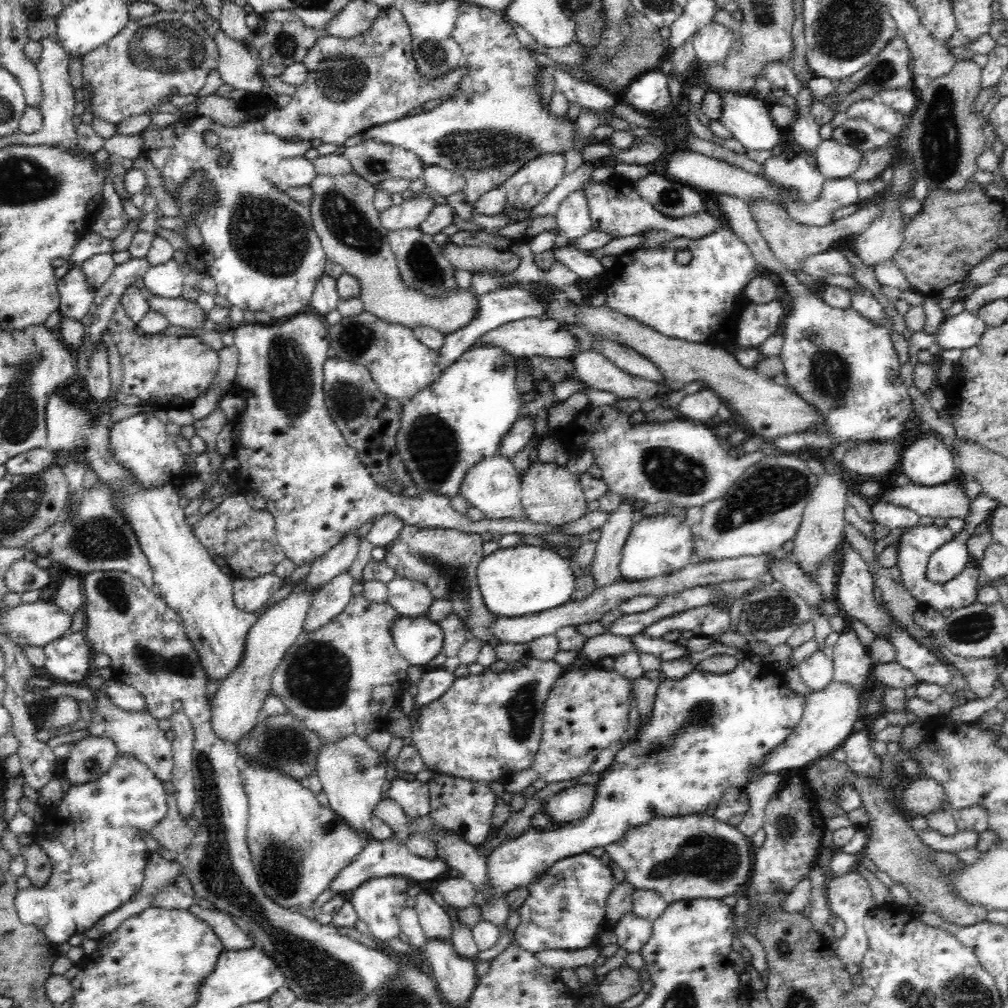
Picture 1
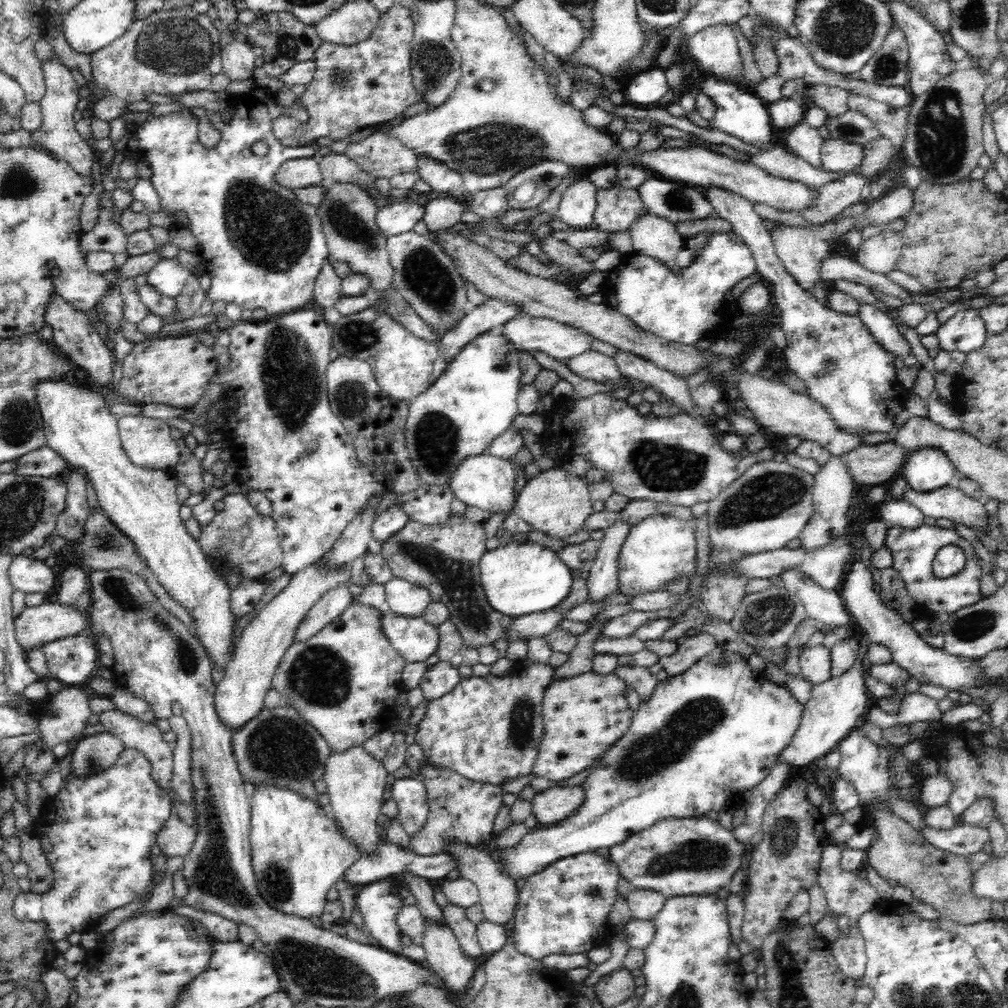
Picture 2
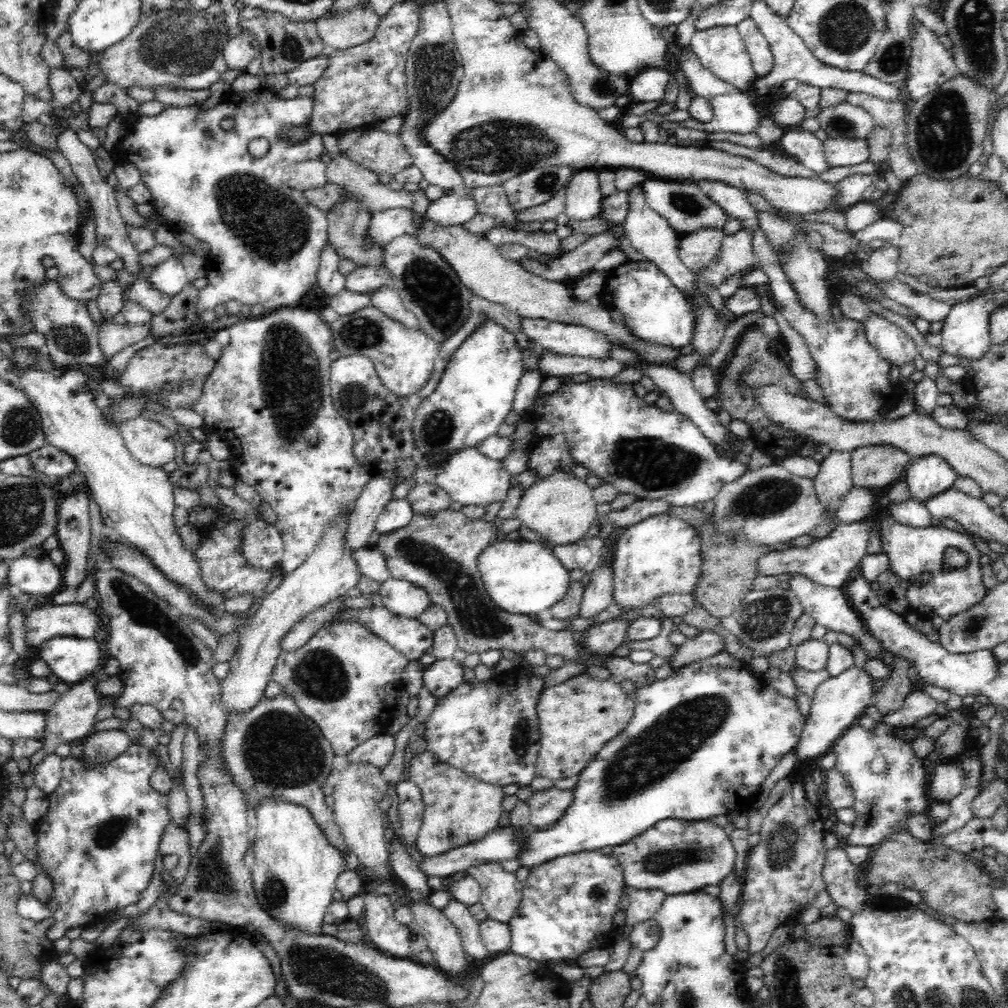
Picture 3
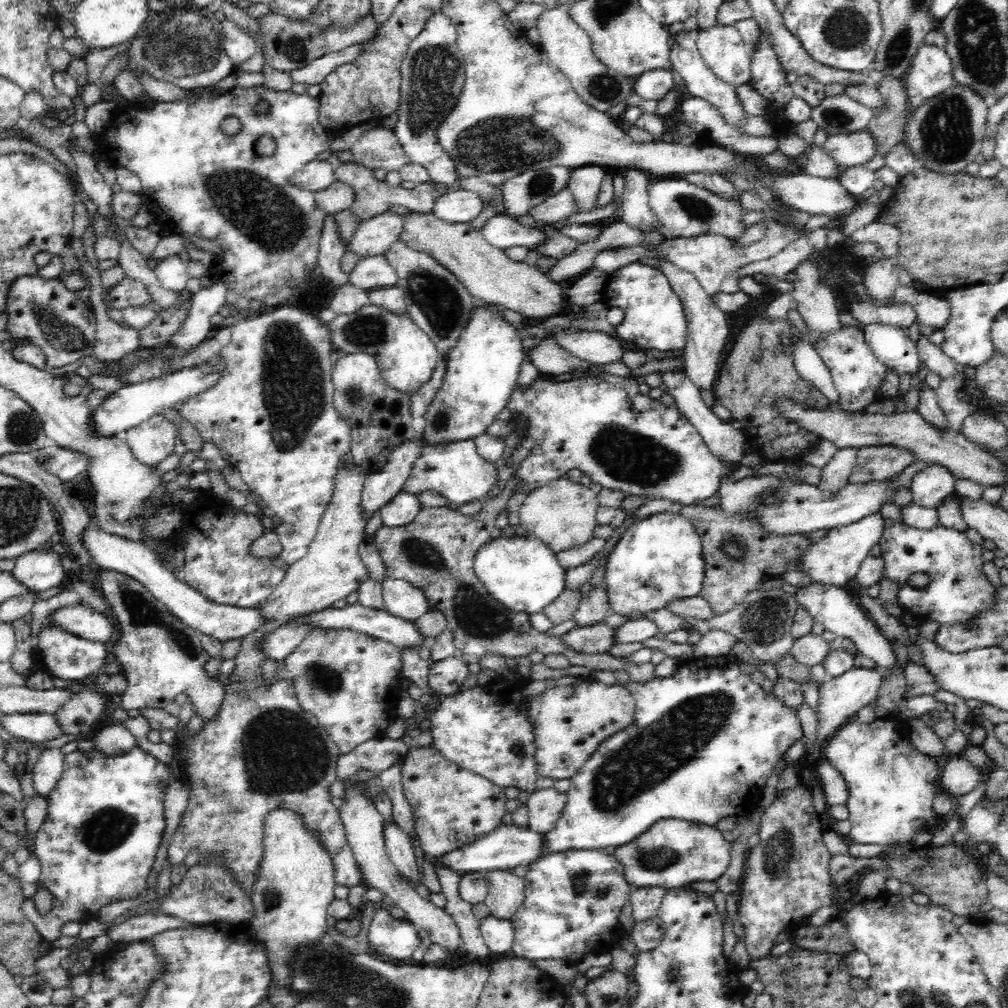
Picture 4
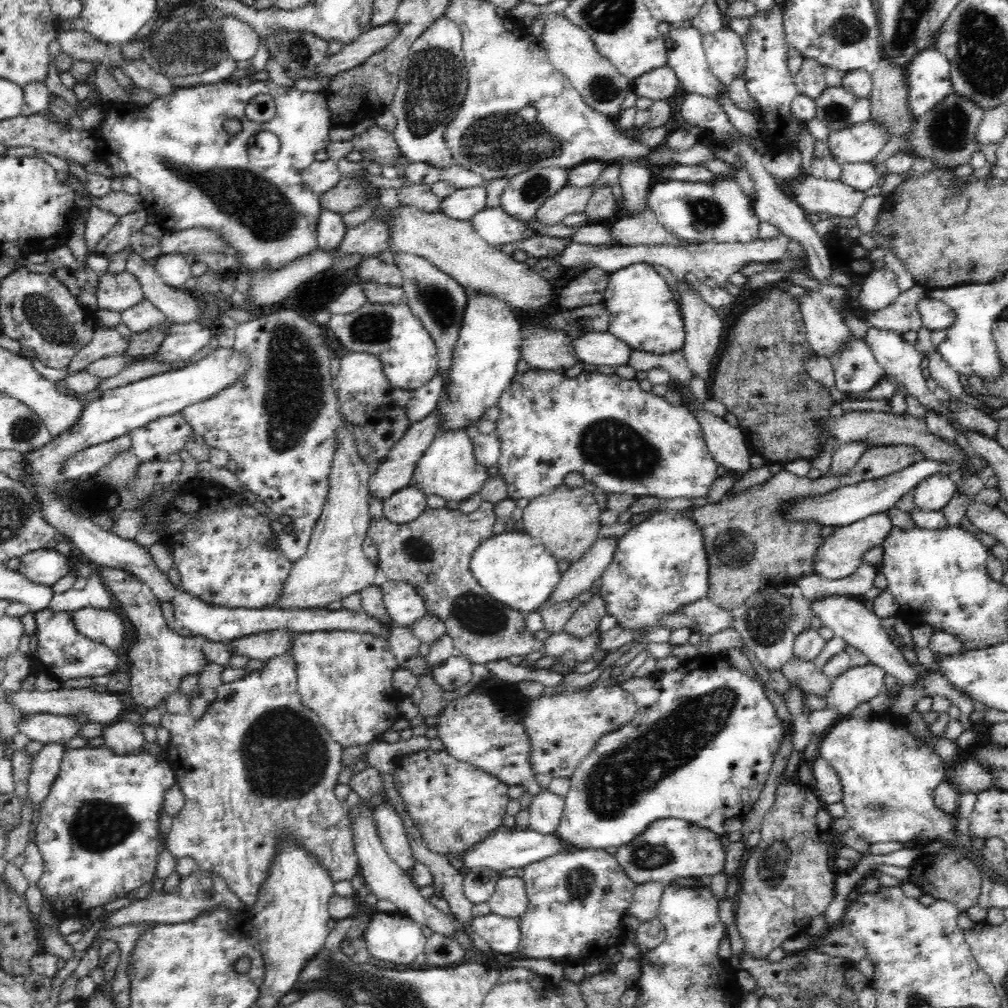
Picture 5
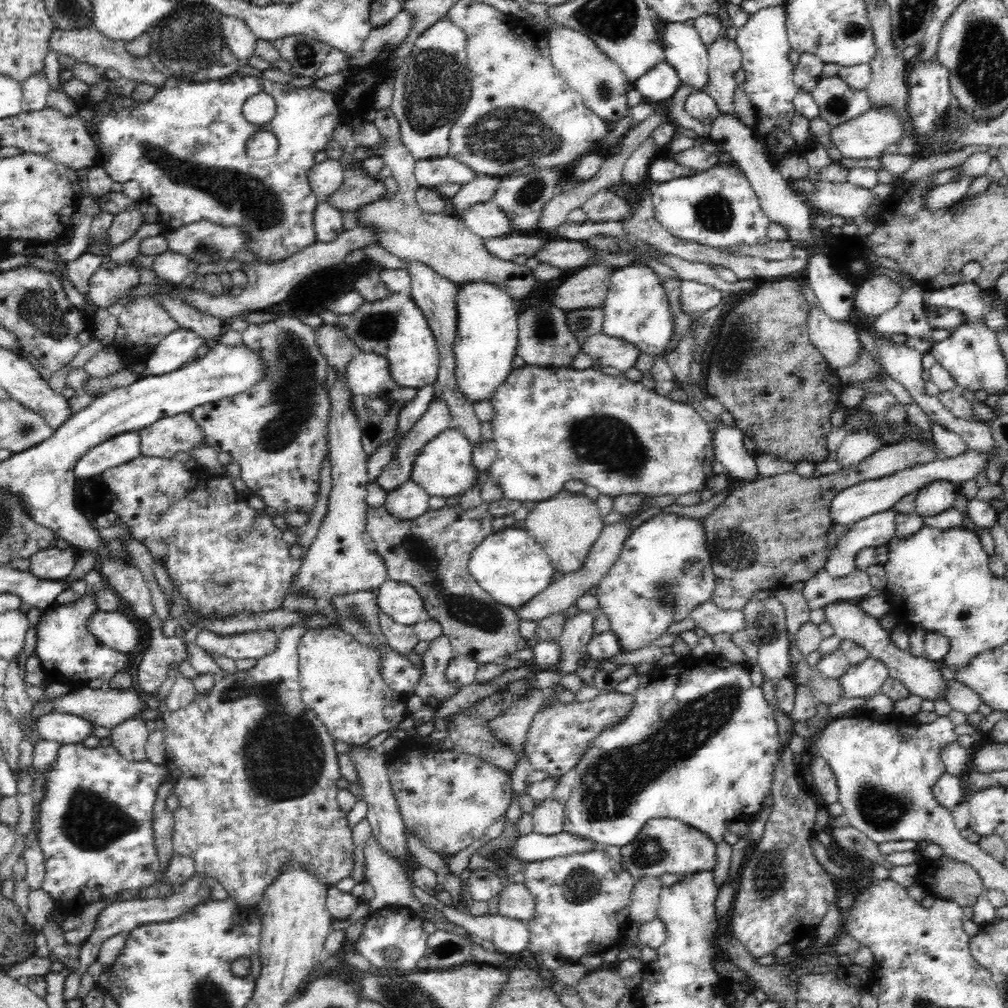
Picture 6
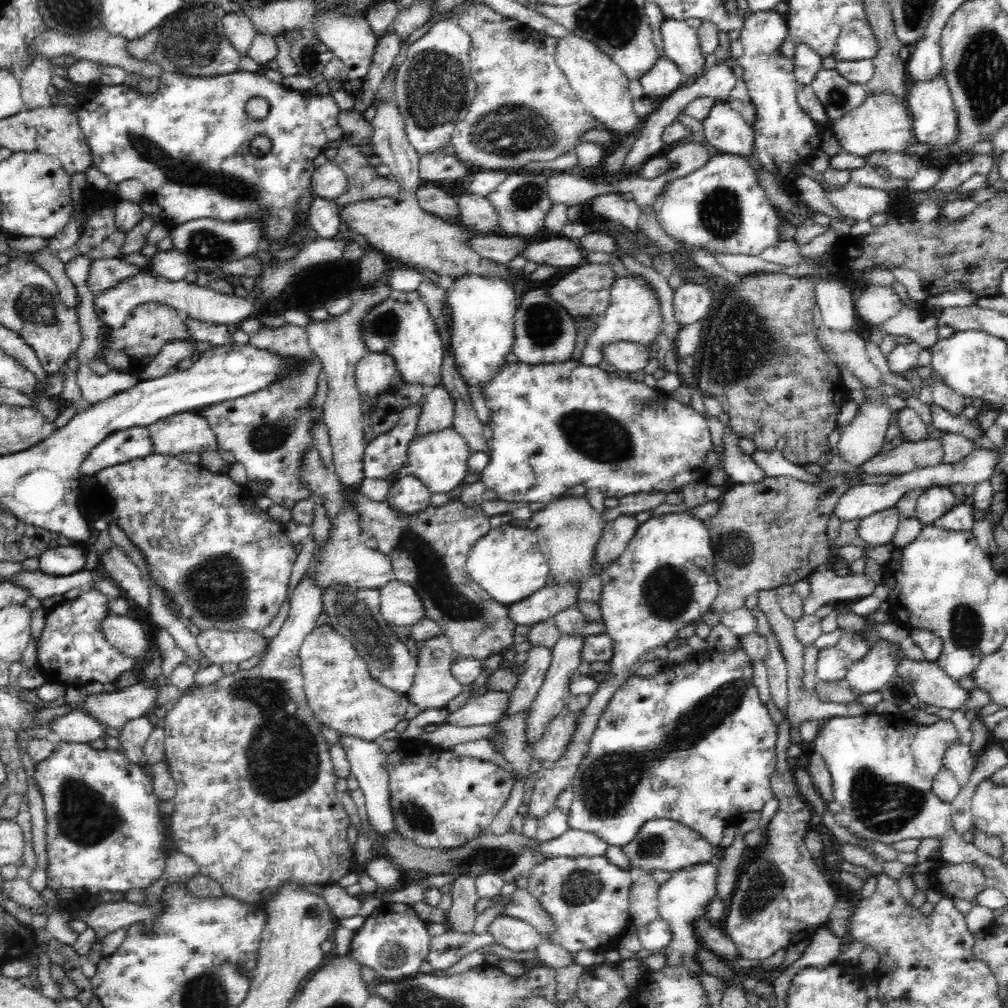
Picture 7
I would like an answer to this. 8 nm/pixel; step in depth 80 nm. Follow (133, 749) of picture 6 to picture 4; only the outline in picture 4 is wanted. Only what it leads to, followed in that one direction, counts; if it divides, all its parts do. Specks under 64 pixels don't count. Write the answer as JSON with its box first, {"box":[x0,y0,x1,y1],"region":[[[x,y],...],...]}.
{"box":[91,723,137,755],"region":[[[122,723],[105,726],[91,739],[94,741],[93,748],[106,755],[123,755],[137,746],[136,736]]]}

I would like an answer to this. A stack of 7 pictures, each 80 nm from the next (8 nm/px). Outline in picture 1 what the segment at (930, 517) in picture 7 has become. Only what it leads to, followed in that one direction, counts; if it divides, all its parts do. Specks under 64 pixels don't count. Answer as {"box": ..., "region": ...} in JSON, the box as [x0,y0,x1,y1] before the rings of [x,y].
{"box":[901,433,959,486],"region":[[[937,433],[918,436],[902,450],[901,464],[910,482],[924,486],[946,484],[959,476],[955,455]]]}

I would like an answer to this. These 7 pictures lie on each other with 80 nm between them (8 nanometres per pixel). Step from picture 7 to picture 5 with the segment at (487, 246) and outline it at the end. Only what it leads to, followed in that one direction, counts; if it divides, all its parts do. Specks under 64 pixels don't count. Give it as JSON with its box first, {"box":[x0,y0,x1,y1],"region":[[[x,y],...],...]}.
{"box":[498,234,570,259],"region":[[[536,234],[533,237],[523,238],[519,241],[501,244],[498,248],[510,257],[512,257],[515,250],[523,250],[527,256],[556,259],[556,256],[564,251],[570,241],[567,238]]]}

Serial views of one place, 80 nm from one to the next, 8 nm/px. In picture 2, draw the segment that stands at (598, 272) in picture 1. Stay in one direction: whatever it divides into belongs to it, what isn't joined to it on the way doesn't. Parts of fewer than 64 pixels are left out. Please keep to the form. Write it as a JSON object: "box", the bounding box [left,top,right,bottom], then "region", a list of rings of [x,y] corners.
{"box":[537,234,595,277],"region":[[[552,234],[541,241],[537,239],[537,243],[540,245],[541,252],[547,254],[552,261],[570,267],[573,275],[579,277],[580,274],[584,274],[583,276],[586,276],[595,270],[594,262],[588,262],[581,257],[578,249],[572,248],[566,241],[556,239]]]}

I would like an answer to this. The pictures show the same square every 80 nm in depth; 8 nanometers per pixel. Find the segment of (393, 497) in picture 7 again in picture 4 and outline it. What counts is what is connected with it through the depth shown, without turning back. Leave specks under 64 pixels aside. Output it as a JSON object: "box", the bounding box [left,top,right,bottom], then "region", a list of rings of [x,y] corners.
{"box":[379,491,421,528],"region":[[[400,491],[379,510],[382,524],[390,528],[404,526],[415,519],[421,508],[418,493]]]}

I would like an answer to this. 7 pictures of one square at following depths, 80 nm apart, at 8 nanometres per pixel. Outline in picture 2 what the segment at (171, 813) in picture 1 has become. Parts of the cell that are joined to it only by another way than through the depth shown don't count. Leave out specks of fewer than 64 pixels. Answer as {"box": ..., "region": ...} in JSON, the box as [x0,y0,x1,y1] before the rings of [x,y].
{"box":[156,813,197,856],"region":[[[171,813],[161,830],[156,832],[157,847],[169,856],[186,856],[197,836],[197,826],[188,827],[179,815]]]}

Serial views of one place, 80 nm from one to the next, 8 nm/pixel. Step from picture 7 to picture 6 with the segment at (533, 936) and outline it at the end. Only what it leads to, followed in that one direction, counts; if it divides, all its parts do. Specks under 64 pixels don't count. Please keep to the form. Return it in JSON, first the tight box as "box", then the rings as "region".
{"box":[412,886,528,956],"region":[[[419,886],[412,888],[412,895],[424,905],[434,906],[454,924],[464,927],[469,933],[492,942],[499,952],[512,956],[528,948],[528,925],[525,921],[504,915],[474,916],[452,906],[443,895],[432,897]]]}

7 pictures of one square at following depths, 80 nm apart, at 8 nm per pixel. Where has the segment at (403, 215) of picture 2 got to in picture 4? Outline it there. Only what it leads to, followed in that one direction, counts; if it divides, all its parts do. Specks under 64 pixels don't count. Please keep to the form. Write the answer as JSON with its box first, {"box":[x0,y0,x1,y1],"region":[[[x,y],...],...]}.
{"box":[348,212,404,258],"region":[[[389,212],[362,221],[352,235],[348,252],[354,252],[360,258],[384,255],[384,252],[399,240],[403,231],[404,217],[396,212]]]}

